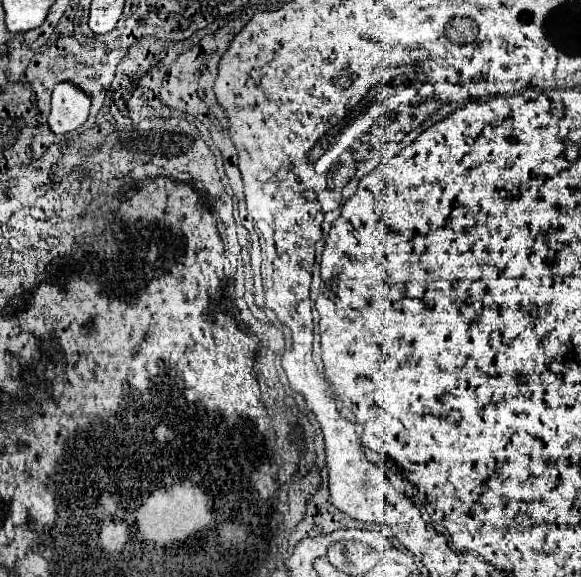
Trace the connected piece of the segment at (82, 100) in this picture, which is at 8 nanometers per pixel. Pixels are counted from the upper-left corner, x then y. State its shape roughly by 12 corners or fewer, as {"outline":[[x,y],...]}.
{"outline":[[73,83],[55,85],[49,127],[63,135],[87,121],[91,101]]}

